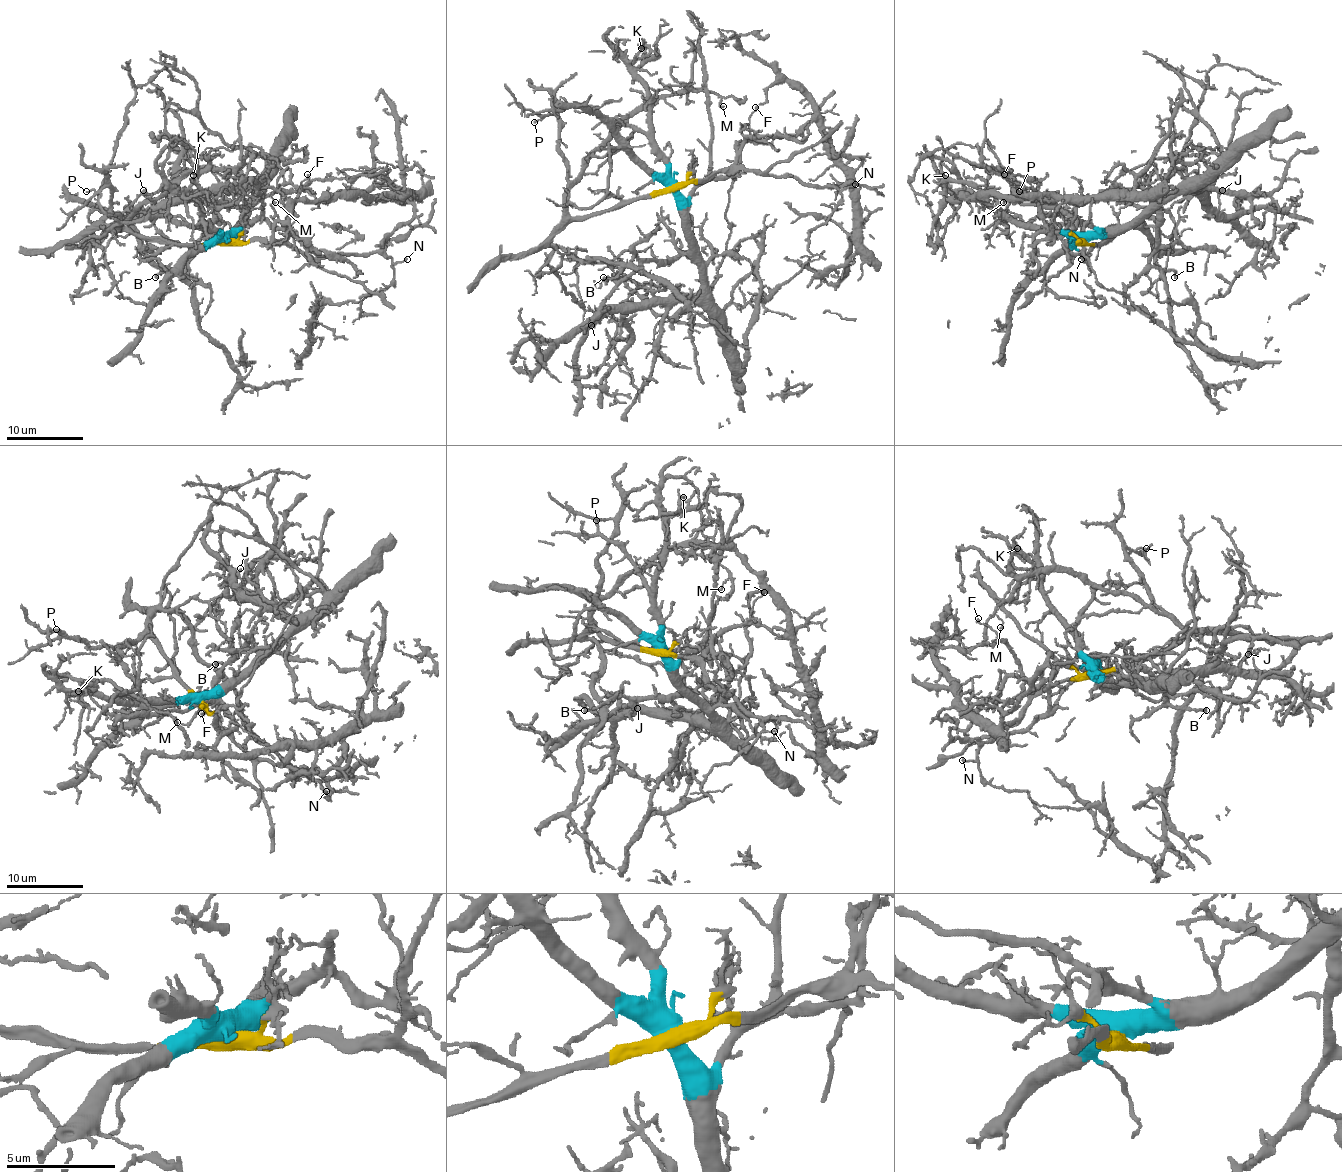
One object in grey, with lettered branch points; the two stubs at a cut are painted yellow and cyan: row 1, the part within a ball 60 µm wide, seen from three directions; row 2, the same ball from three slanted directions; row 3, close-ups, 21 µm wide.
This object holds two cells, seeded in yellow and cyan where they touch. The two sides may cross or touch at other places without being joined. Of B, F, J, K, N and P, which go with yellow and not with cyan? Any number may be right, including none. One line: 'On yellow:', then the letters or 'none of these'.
On yellow: F, N, P

